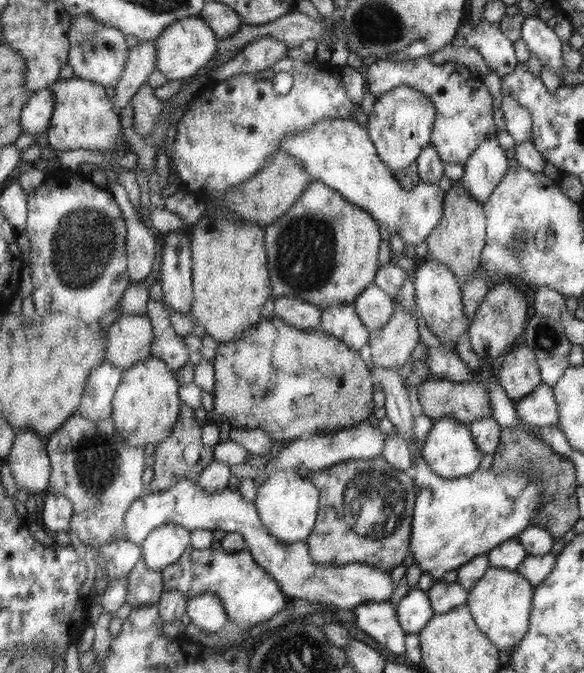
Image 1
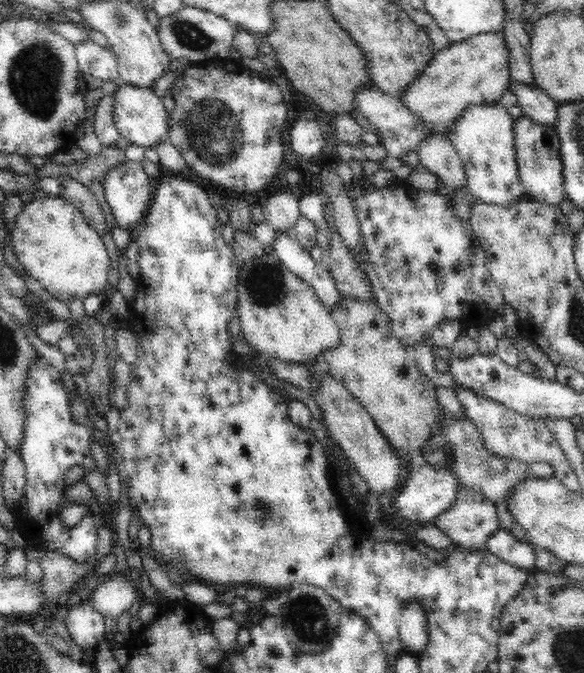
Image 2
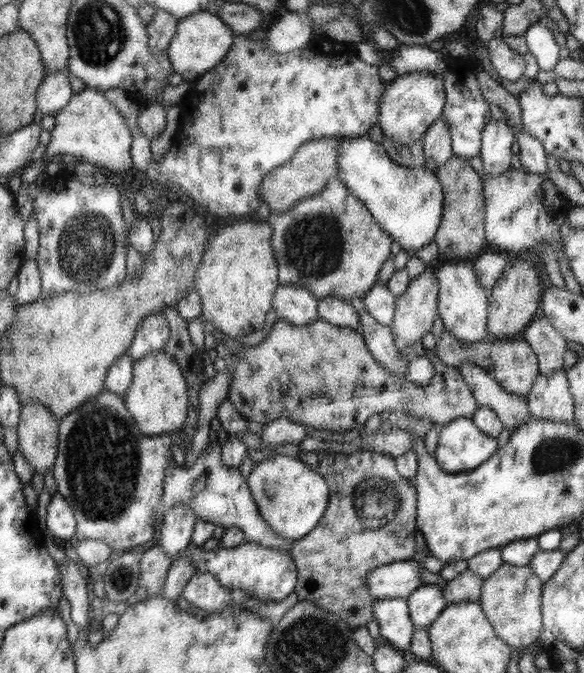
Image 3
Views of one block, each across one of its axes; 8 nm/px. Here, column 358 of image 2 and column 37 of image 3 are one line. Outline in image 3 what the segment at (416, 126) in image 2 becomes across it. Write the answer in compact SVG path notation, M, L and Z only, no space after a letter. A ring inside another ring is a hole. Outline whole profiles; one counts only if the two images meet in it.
M58 70L46 75L44 82L37 92L38 112L43 115L55 116L75 93L68 82L68 70Z

